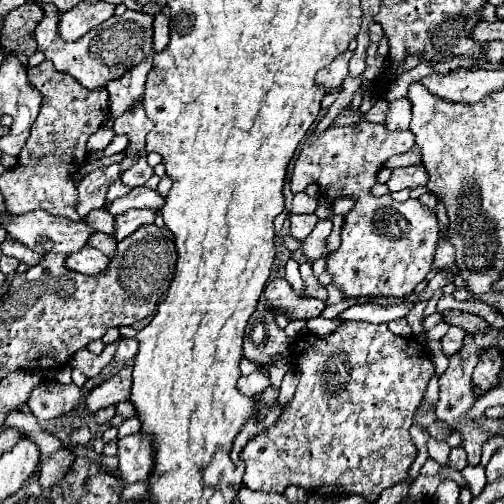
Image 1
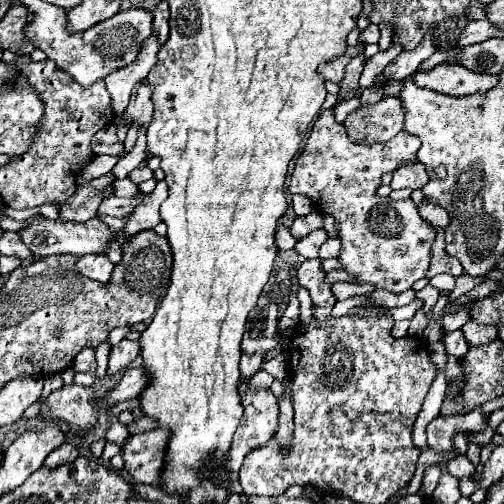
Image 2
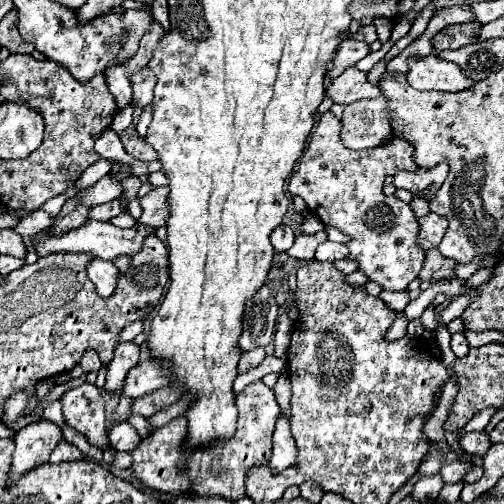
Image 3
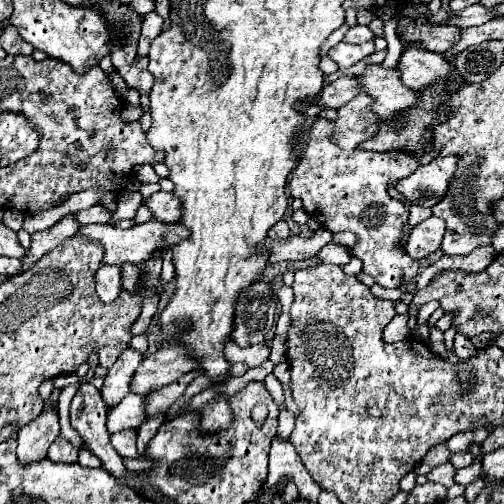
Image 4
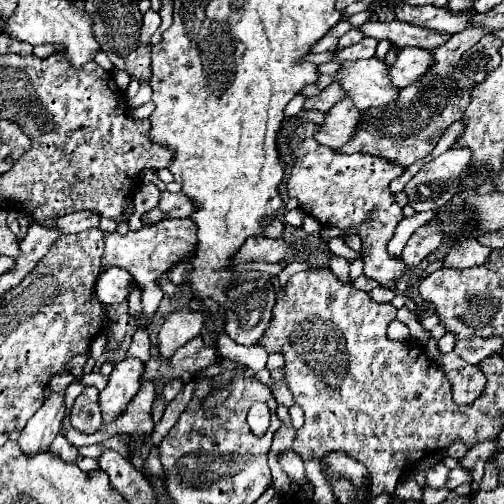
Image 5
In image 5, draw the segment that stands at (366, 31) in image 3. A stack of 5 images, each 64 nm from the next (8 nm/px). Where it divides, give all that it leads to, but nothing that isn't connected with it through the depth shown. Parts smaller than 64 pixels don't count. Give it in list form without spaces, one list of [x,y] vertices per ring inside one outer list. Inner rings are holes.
[[[352,28],[352,30],[348,30],[342,38],[340,38],[340,42],[338,42],[338,48],[344,48],[344,46],[352,46],[352,44],[356,44],[356,42],[360,42],[362,38],[366,38],[366,34],[364,32],[360,32],[358,28]]]

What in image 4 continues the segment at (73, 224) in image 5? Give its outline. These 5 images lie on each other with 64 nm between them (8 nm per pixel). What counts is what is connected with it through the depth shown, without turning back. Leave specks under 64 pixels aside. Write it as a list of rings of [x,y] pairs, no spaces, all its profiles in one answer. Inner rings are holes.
[[[98,204],[98,206],[92,206],[92,208],[80,210],[80,212],[76,214],[76,218],[80,220],[80,226],[82,226],[82,224],[104,224],[104,222],[110,222],[112,212],[110,212],[106,206]]]

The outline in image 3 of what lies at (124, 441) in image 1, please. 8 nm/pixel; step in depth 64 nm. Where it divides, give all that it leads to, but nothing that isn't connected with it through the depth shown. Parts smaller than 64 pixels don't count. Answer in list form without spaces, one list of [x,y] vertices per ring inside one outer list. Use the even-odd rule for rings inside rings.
[[[262,380],[246,386],[240,394],[236,394],[236,406],[240,410],[238,428],[228,444],[210,444],[208,448],[200,448],[192,456],[180,456],[180,440],[184,440],[184,420],[170,420],[166,426],[142,438],[130,452],[134,476],[146,488],[170,494],[190,492],[194,496],[224,496],[230,500],[244,496],[244,470],[248,470],[248,464],[258,464],[260,460],[270,458],[272,434],[280,406],[274,400],[274,392],[264,386]]]

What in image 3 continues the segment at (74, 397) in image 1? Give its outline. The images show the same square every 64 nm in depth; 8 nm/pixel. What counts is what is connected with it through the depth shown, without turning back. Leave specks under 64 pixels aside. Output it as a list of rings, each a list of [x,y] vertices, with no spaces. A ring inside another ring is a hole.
[[[84,382],[78,388],[66,390],[60,396],[60,404],[66,424],[84,434],[90,444],[100,448],[106,448],[110,444],[106,436],[104,400],[96,386]]]

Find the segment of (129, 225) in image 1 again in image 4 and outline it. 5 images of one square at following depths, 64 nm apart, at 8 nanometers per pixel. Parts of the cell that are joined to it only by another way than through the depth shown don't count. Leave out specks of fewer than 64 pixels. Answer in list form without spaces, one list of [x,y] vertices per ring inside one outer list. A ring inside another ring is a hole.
[[[164,190],[154,192],[150,198],[146,198],[146,206],[154,214],[154,220],[162,224],[170,224],[180,218],[180,204],[176,204],[172,192],[164,192]]]

